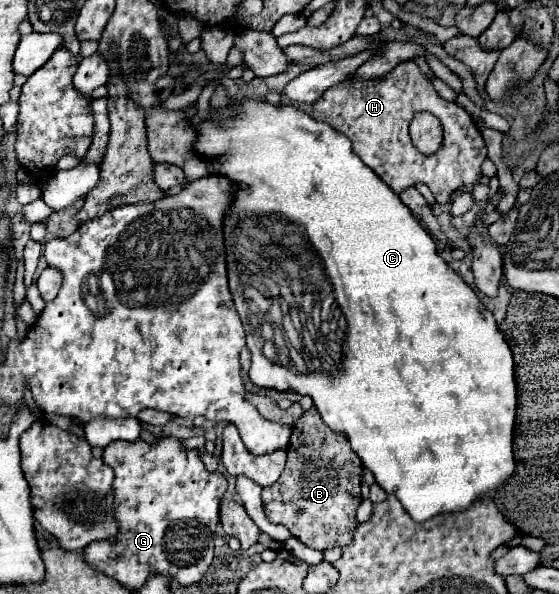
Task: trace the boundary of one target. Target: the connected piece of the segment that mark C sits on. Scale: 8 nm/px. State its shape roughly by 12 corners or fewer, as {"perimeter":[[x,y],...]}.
{"perimeter":[[230,100],[250,380],[414,522],[514,474],[512,352],[350,140]]}

